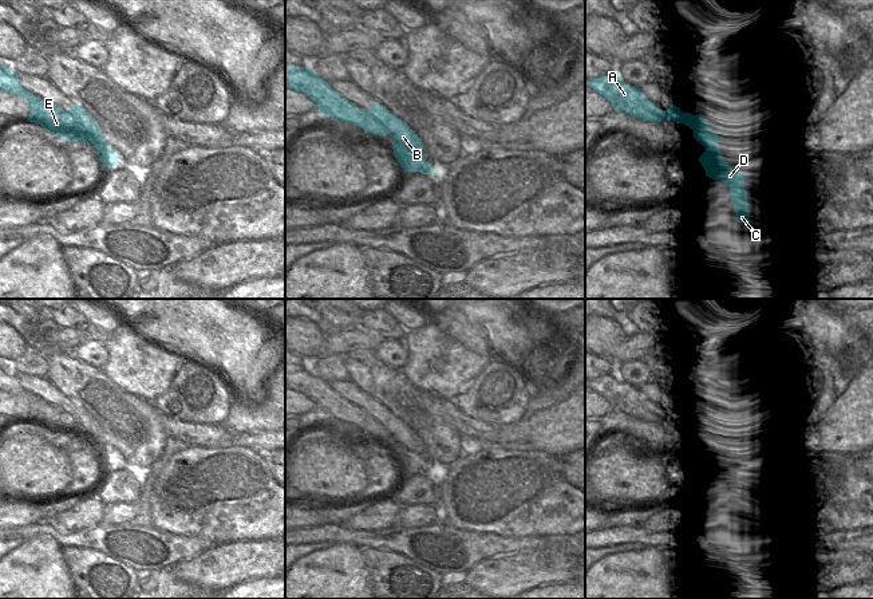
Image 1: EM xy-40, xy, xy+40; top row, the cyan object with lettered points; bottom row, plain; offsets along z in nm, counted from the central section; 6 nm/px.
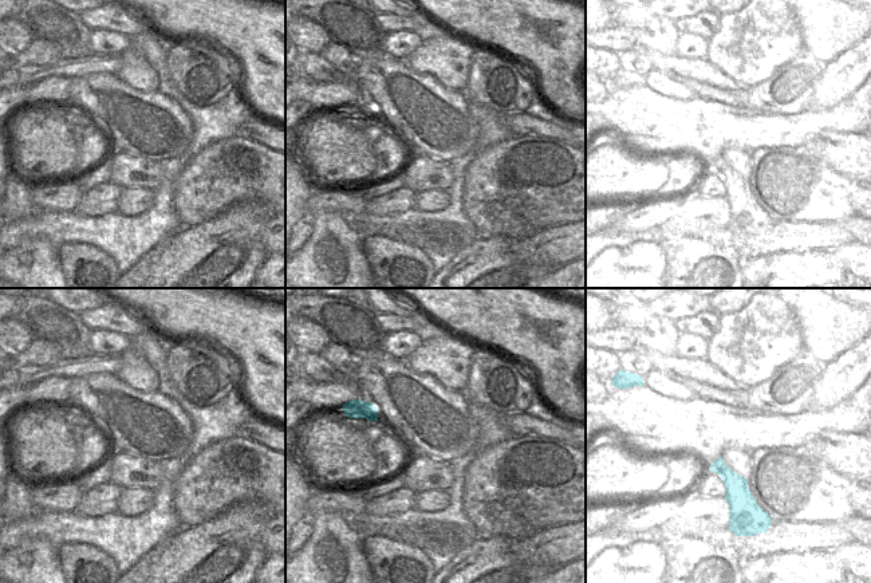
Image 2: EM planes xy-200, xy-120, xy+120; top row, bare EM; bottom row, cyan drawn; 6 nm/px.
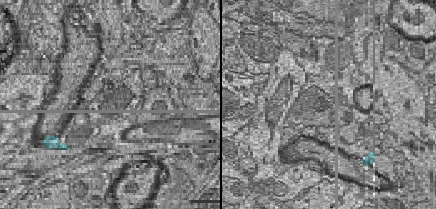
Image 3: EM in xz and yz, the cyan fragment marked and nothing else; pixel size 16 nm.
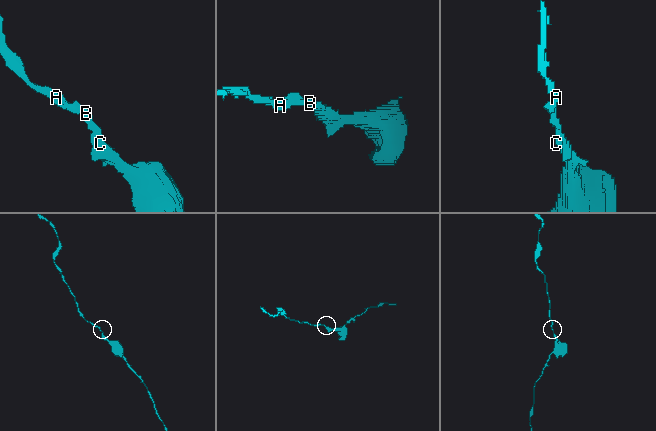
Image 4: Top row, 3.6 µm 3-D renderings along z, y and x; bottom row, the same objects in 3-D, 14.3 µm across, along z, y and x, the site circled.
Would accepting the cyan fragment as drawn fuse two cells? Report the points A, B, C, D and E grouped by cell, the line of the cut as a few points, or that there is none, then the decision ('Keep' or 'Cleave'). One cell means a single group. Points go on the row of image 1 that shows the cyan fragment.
Groups: A B C D E. No split. Keep

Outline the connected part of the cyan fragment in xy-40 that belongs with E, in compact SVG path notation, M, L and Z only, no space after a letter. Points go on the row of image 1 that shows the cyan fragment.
M3 63L0 64L0 91L23 96L29 109L28 122L43 126L51 134L67 142L88 143L96 149L103 168L119 163L115 151L106 143L104 135L91 115L79 105L68 110L55 107L42 98L28 92L20 83L19 75Z

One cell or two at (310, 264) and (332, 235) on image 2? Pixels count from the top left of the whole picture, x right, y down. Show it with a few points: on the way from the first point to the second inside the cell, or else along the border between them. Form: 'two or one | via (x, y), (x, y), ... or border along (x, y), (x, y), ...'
one | via (316, 257), (332, 241)

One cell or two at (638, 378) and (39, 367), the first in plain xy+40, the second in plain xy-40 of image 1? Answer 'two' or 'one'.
one

